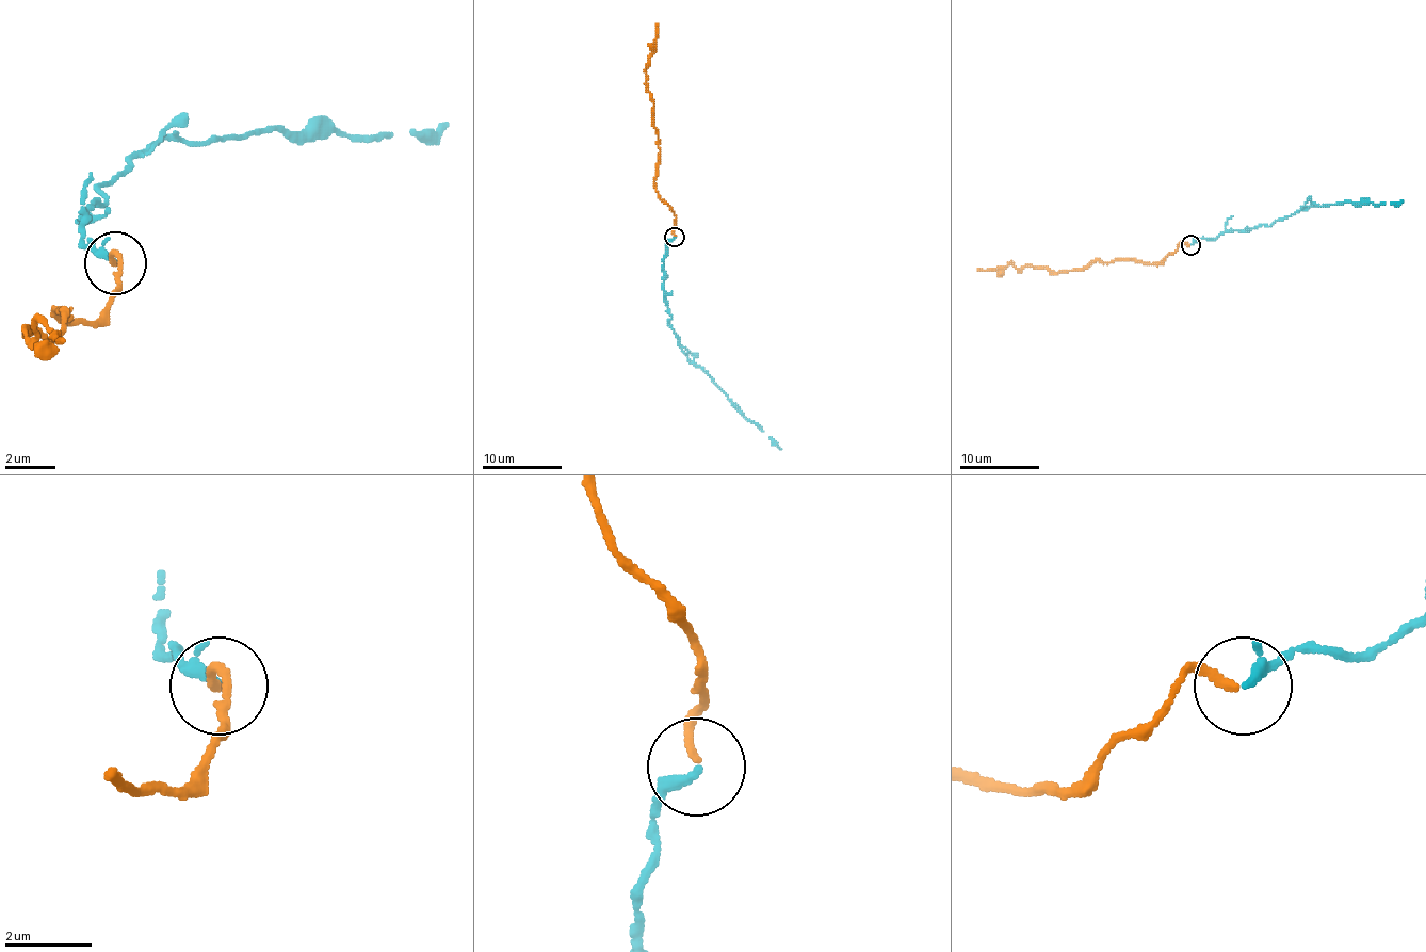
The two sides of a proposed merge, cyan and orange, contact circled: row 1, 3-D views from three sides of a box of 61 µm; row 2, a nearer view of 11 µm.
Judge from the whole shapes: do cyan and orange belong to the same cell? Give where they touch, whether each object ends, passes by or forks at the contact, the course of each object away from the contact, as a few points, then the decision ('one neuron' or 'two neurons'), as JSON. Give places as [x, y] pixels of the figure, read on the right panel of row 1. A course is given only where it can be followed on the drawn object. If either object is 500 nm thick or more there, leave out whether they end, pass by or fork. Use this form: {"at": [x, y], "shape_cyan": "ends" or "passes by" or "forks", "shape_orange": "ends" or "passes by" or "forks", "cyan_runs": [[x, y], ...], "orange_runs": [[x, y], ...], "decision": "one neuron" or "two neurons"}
{"at": [1190, 244], "shape_cyan": "passes by", "shape_orange": "ends", "cyan_runs": [[1190, 244], [1197, 238], [1269, 226], [1305, 210], [1345, 203], [1403, 200]], "orange_runs": [[1189, 244], [1181, 242], [1157, 264], [1091, 260], [1081, 268], [1055, 272], [1007, 264], [1001, 268], [977, 268]], "decision": "one neuron"}

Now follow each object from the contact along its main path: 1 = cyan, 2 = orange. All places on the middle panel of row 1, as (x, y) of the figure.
1: (674, 237), (667, 243), (664, 263), (664, 297), (671, 316), (669, 327), (681, 351), (781, 449)
2: (674, 236), (676, 215), (653, 181), (660, 156), (653, 101), (646, 81), (658, 23)

